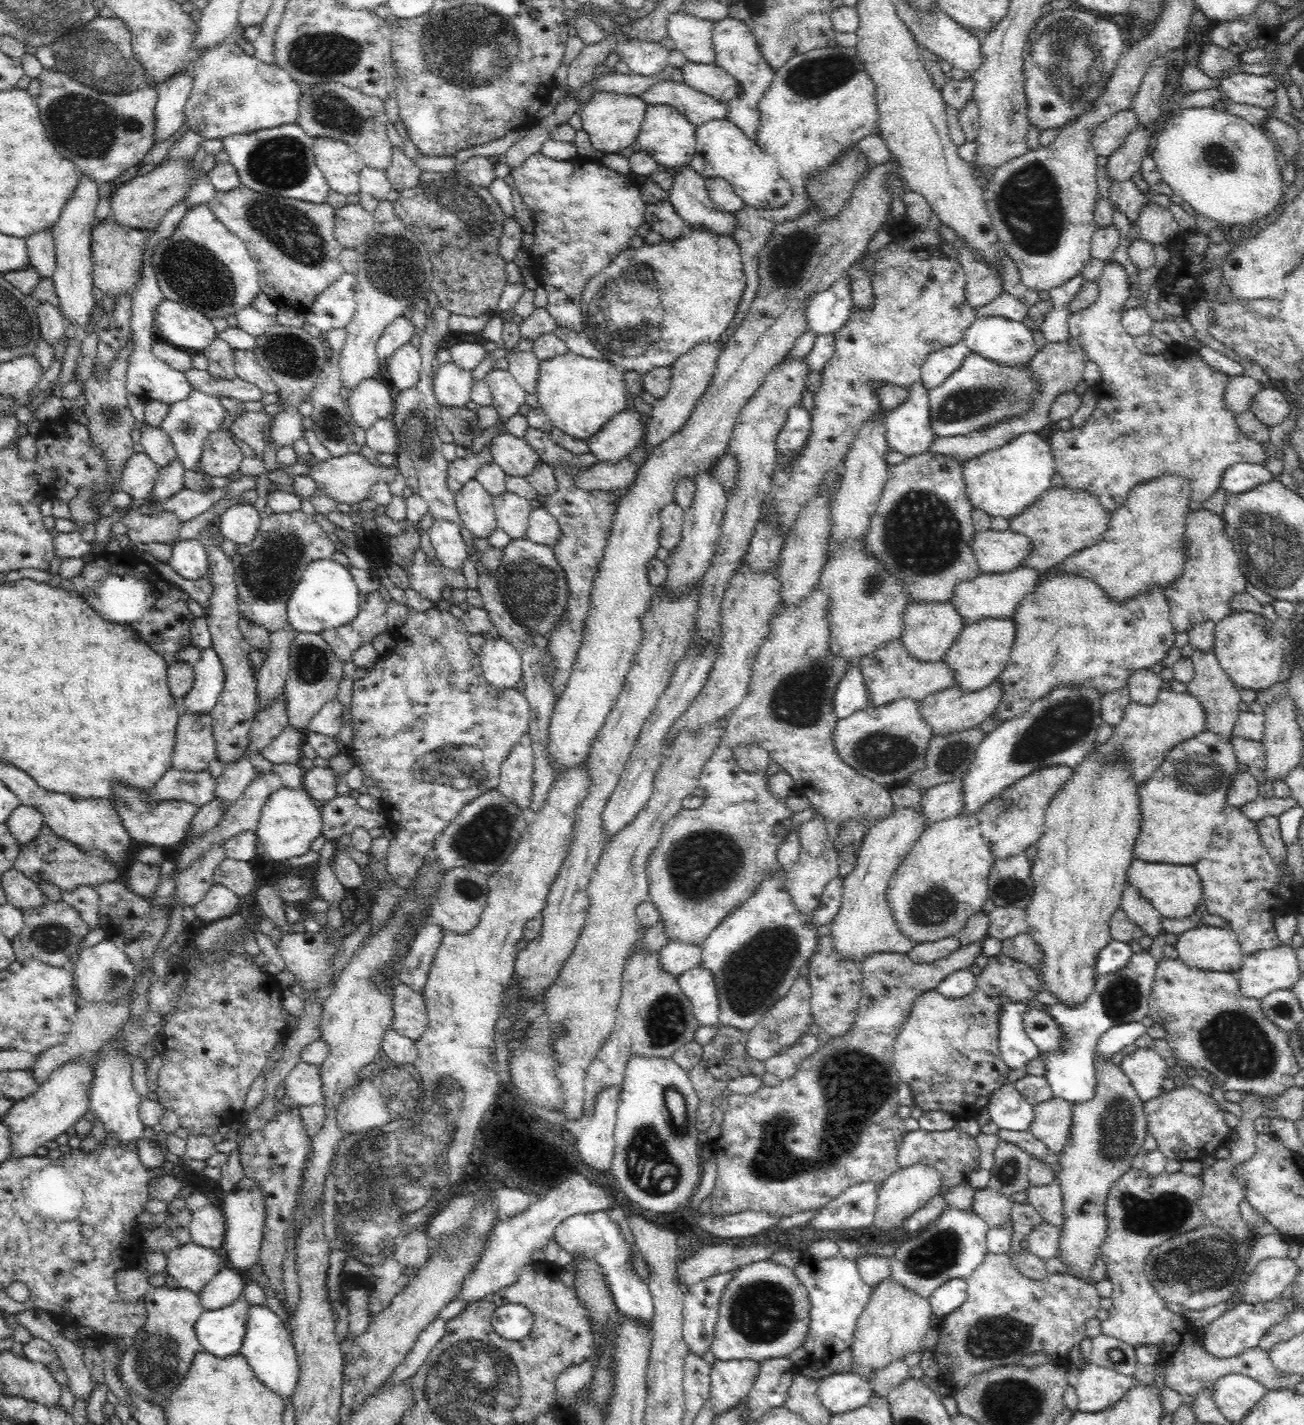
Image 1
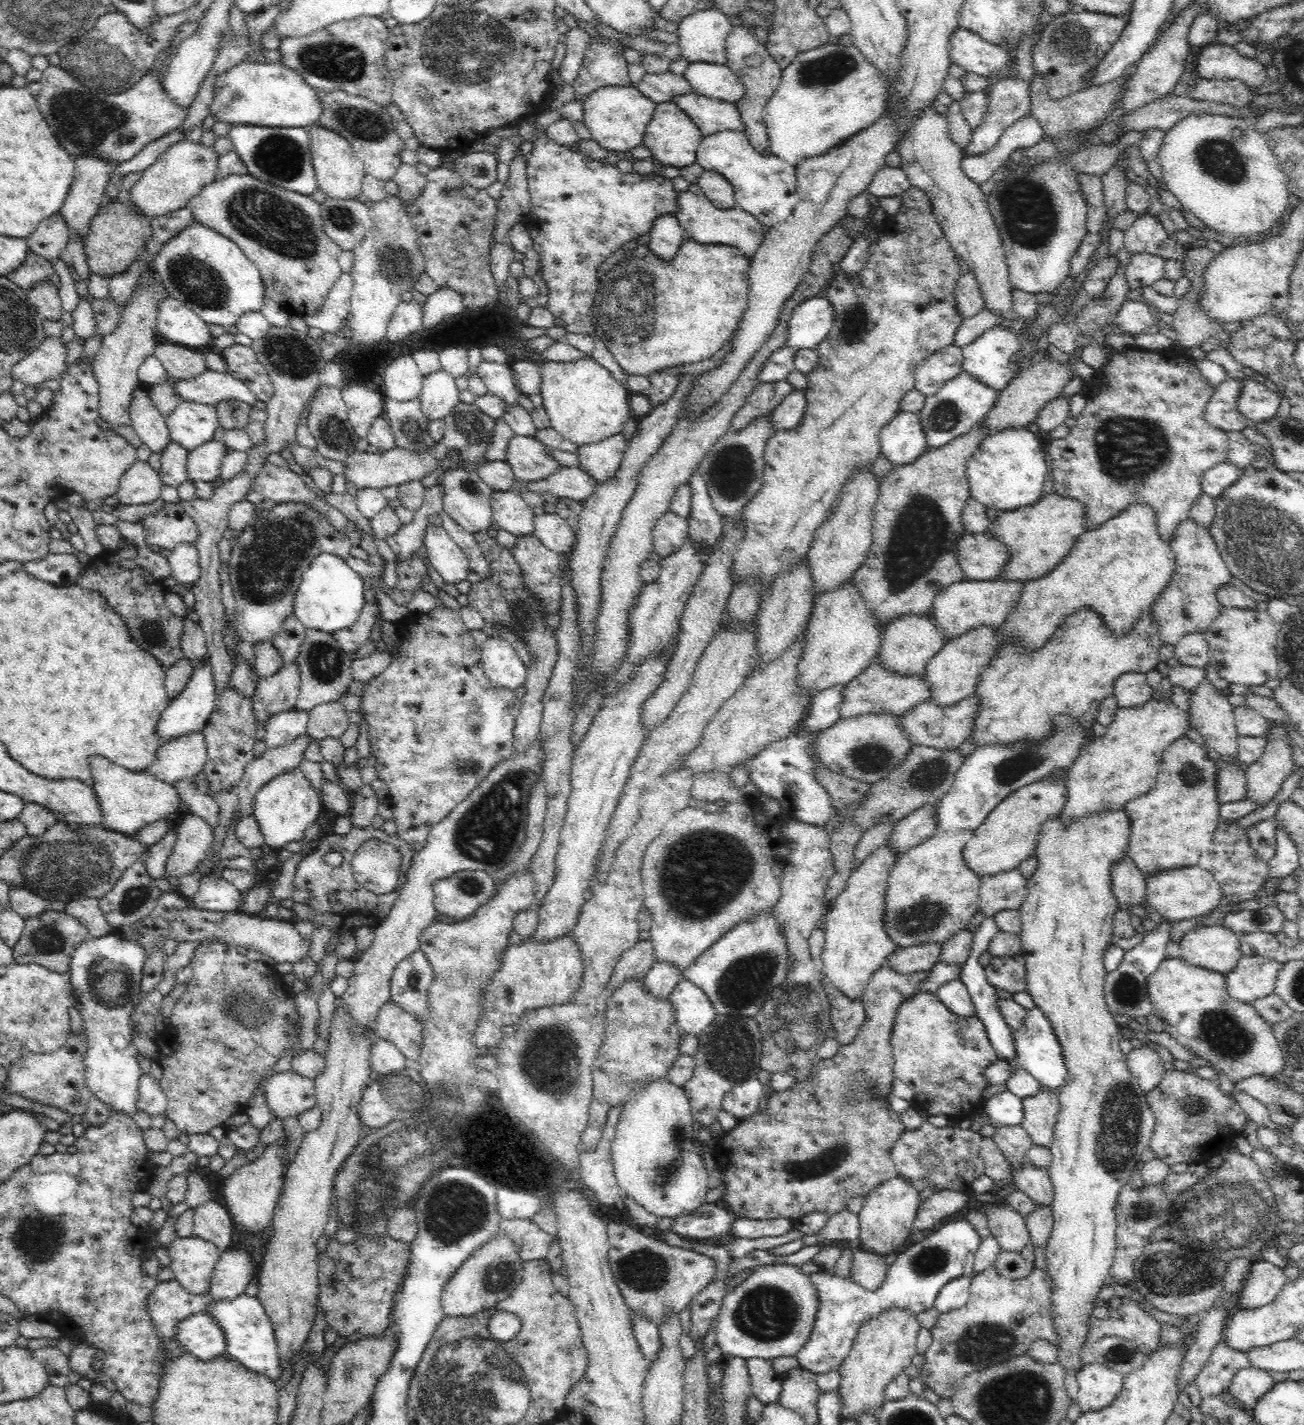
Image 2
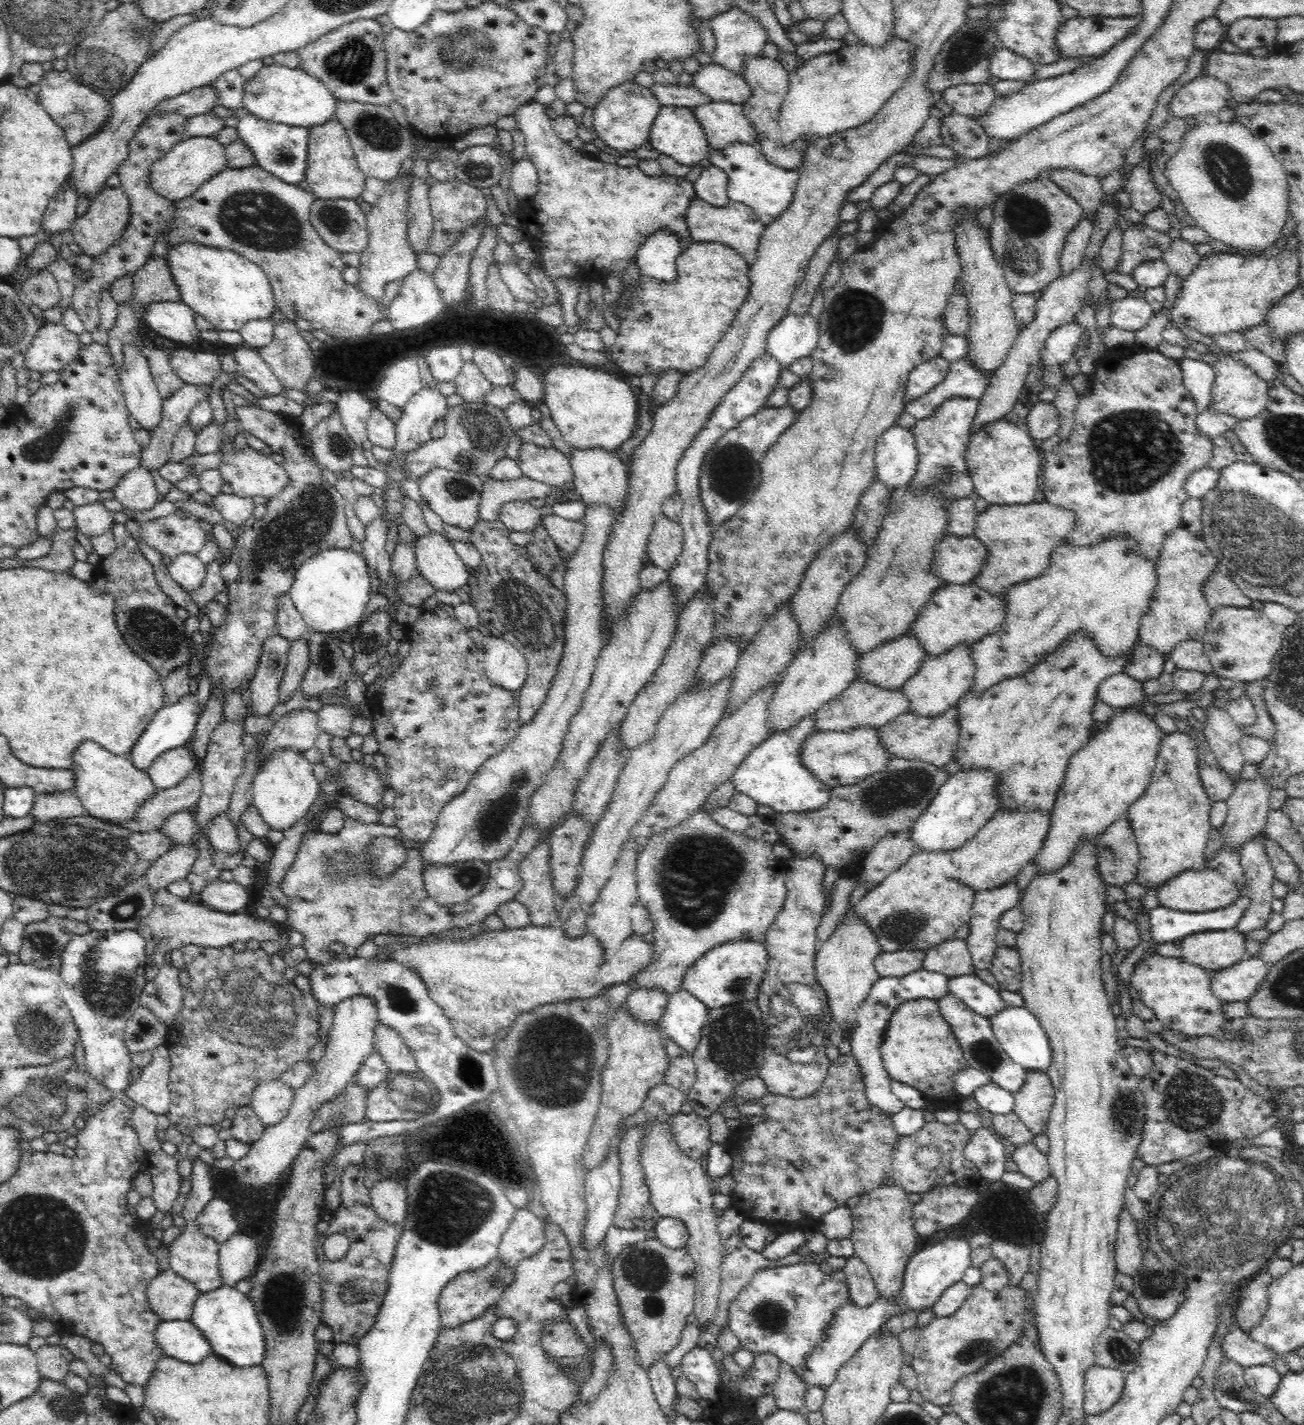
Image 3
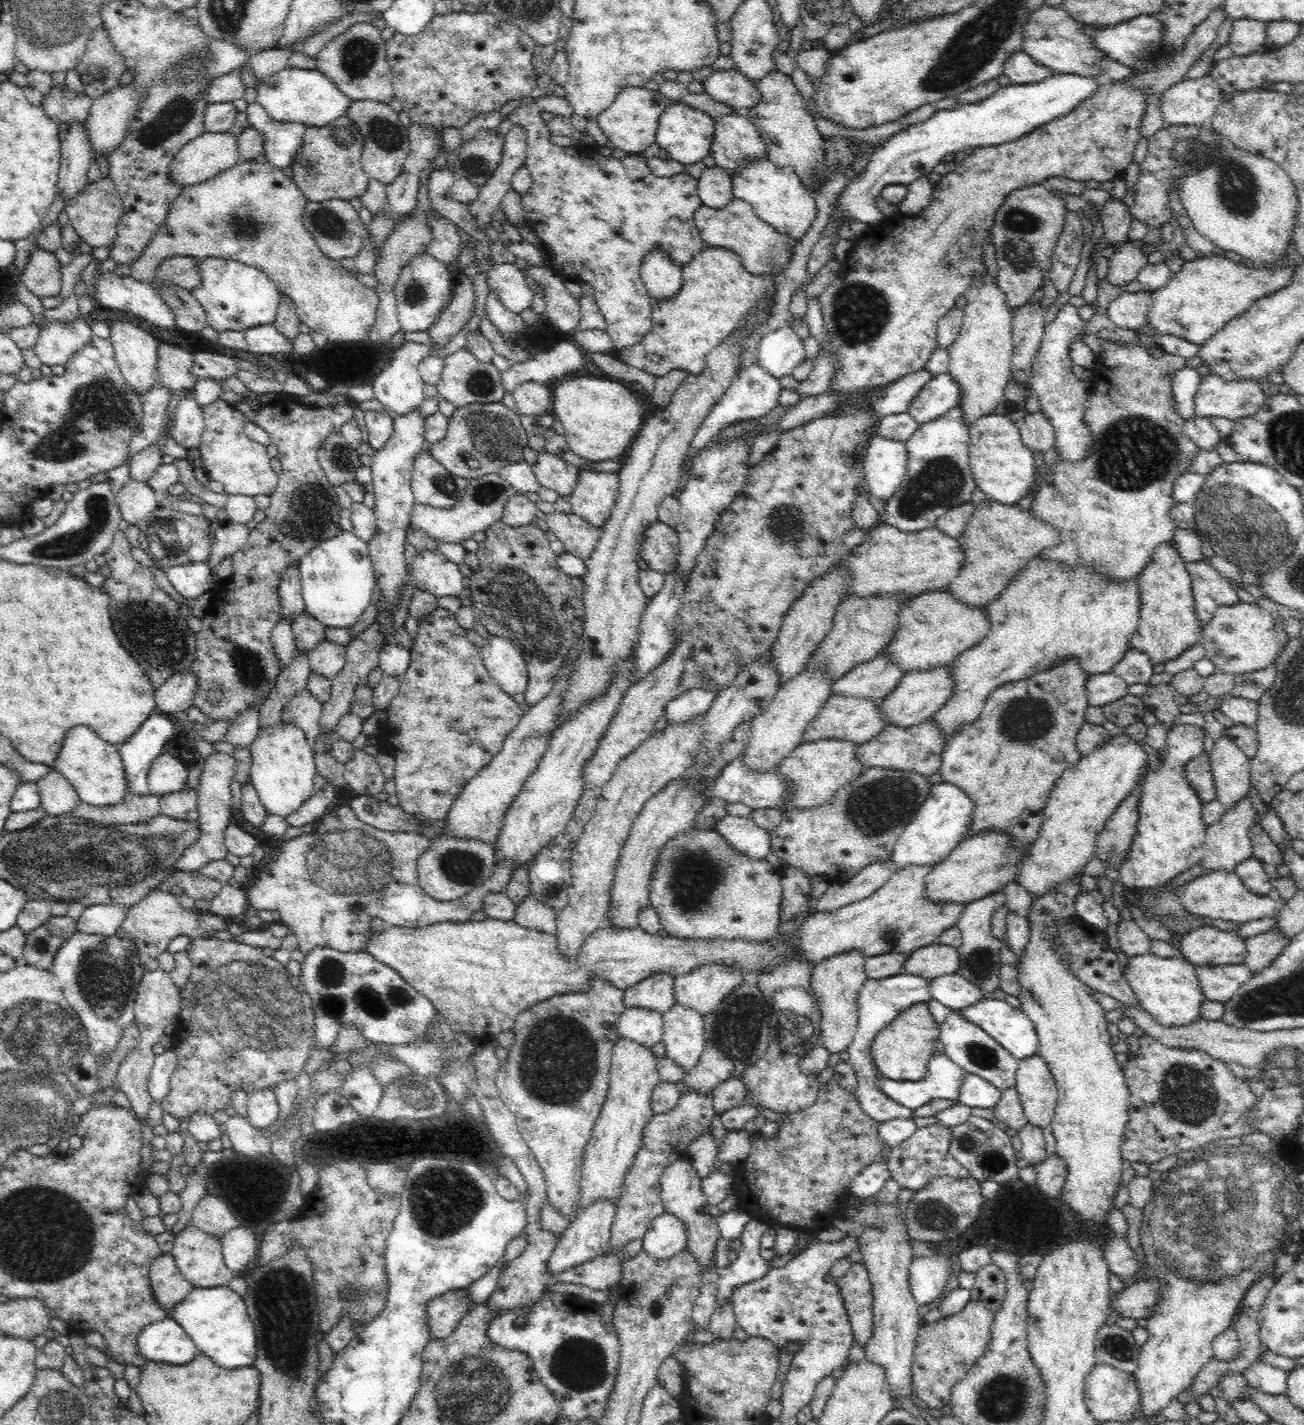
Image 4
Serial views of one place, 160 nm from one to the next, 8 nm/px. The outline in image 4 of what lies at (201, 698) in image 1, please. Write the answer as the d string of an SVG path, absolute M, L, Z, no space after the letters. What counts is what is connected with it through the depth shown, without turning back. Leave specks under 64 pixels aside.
M153 712L151 716L138 728L135 734L119 746L119 754L123 761L124 773L127 774L128 799L146 798L150 796L150 788L147 782L149 768L154 759L161 753L164 745L168 744L171 738L179 738L179 728L176 727L172 716L162 712Z

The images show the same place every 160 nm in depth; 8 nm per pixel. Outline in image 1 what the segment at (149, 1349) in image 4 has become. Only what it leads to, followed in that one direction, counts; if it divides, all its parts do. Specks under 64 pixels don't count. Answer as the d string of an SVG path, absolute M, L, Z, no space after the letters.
M240 1295L231 1305L204 1310L195 1323L195 1334L200 1348L215 1357L239 1354L245 1336L248 1303Z

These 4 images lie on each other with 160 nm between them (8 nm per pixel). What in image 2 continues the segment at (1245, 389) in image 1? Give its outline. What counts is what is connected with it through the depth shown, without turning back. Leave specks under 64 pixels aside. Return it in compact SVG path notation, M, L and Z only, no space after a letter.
M1228 377L1214 388L1214 394L1202 412L1202 419L1208 425L1223 431L1240 431L1246 426L1254 426L1254 421L1246 418L1236 406L1240 384L1238 379Z

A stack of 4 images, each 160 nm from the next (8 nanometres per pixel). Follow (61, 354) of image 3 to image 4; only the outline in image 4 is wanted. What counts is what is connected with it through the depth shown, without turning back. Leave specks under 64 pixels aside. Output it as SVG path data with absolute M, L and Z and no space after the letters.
M77 318L73 322L51 320L39 330L33 346L42 364L49 367L66 365L71 356L93 337L90 324Z

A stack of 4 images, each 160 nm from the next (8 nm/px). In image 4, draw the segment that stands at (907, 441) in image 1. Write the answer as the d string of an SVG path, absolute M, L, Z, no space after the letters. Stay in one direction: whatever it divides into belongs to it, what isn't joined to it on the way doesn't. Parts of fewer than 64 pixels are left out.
M882 435L872 437L864 459L866 489L872 497L886 504L906 474L905 443L888 440Z

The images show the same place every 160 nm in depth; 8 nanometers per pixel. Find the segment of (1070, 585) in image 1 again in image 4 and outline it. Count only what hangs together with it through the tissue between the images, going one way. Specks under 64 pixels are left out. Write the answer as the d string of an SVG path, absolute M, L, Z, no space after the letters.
M1066 659L1063 663L1056 664L1054 668L1048 668L1047 671L1036 672L1036 674L1024 680L1010 681L1000 685L998 688L995 688L985 700L984 707L977 716L977 719L973 721L972 724L969 724L968 728L961 729L956 733L956 736L946 741L938 772L942 779L942 784L957 786L957 788L963 790L963 792L967 794L968 799L972 800L972 803L974 803L970 828L968 828L968 832L964 834L963 840L968 839L970 836L977 835L980 832L988 832L992 829L996 829L996 831L1002 831L1002 833L1006 833L1006 835L1010 837L1012 844L1016 845L1016 848L1012 850L1015 850L1015 852L1021 856L1021 861L1028 856L1030 848L1038 836L1040 824L1042 824L1044 804L1046 804L1046 800L1048 800L1052 790L1055 788L1056 780L1062 777L1062 774L1068 770L1070 765L1077 763L1077 761L1081 759L1079 750L1076 749L1076 740L1080 728L1083 728L1085 724L1085 713L1087 712L1088 703L1086 694L1084 694L1084 684L1086 684L1088 678L1088 672L1082 671L1082 667L1080 667L1076 659Z

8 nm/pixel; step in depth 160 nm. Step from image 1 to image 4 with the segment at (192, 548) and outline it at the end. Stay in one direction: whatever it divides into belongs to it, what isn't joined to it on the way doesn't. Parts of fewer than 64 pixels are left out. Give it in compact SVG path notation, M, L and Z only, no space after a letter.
M203 562L183 564L166 569L168 580L186 600L196 600L211 592L210 569Z

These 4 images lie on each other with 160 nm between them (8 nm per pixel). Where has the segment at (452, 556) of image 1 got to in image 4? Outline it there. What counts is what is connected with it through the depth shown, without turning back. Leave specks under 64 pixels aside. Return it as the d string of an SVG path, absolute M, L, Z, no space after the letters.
M424 549L418 553L410 567L416 589L426 591L437 599L442 596L459 597L464 590L458 565L444 557L440 551Z

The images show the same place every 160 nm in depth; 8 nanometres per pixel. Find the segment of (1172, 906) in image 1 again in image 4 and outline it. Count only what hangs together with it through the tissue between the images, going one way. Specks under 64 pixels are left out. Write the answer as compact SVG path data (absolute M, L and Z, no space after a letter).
M1235 871L1211 872L1200 875L1194 880L1188 881L1176 892L1176 895L1179 896L1181 906L1194 916L1221 918L1226 922L1234 922L1234 924L1265 918L1272 919L1276 913L1276 906L1278 906L1278 903L1268 895L1254 894L1252 890L1246 888L1246 885Z

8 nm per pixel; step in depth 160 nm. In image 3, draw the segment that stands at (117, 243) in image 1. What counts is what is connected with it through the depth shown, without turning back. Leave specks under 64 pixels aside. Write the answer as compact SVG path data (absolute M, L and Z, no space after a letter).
M104 186L103 190L100 190L91 200L87 211L74 218L69 237L73 243L80 246L82 253L93 258L100 257L109 247L114 246L120 240L128 218L130 218L130 207L124 191L120 186Z

